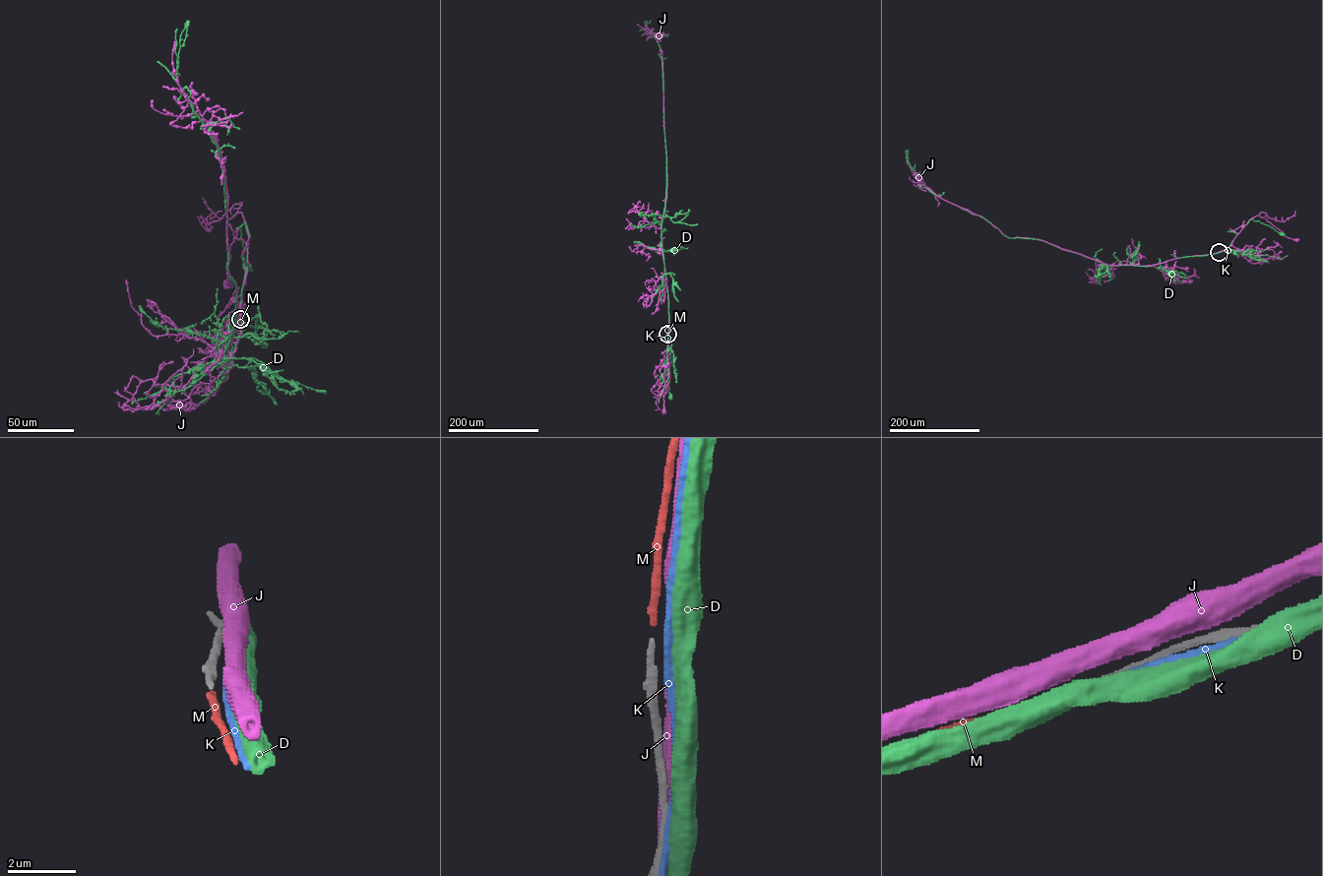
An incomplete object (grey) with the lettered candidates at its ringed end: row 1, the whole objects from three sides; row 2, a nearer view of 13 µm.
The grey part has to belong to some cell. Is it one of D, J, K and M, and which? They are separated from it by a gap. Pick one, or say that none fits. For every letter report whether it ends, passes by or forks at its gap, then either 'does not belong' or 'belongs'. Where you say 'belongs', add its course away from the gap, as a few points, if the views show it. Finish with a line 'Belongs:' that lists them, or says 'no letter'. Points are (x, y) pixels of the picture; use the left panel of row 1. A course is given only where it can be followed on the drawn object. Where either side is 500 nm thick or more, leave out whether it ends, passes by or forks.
D: does not belong
J: does not belong
K: it passes by | does not belong
M: it ends | belongs
Belongs: M

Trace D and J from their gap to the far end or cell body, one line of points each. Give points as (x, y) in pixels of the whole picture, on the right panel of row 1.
D: (1219, 252), (1228, 248), (1251, 219), (1283, 233)
J: (1219, 252), (1230, 246), (1242, 228), (1257, 216), (1266, 218), (1288, 237), (1296, 240)

